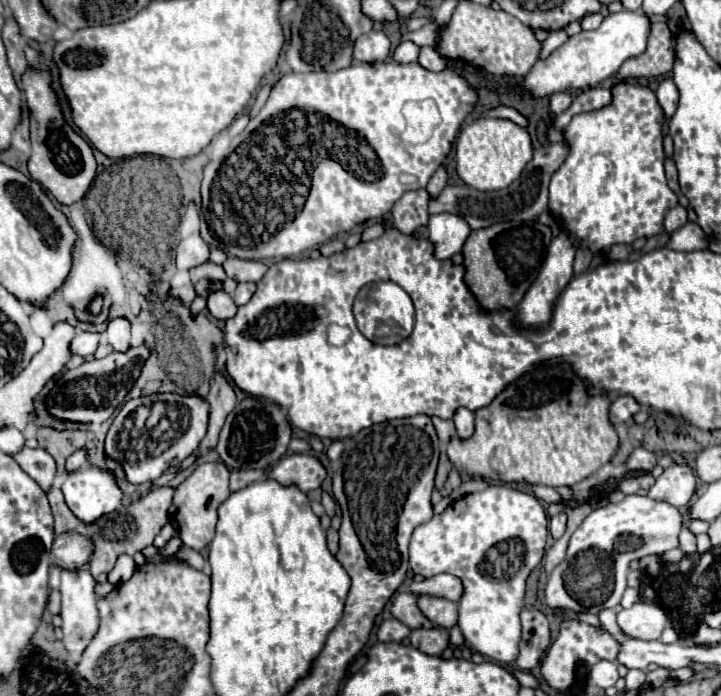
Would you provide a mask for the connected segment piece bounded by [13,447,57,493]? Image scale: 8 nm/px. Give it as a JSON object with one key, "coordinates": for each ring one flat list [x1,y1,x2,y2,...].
{"coordinates":[[23,449,21,453,13,455,15,461,21,465,21,469,37,481,37,485,47,493,53,487,53,479,57,473,55,459,43,451,43,449]]}

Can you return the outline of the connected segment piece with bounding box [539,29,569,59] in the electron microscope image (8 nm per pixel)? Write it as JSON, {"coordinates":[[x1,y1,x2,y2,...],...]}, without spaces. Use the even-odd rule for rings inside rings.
{"coordinates":[[564,29,550,32,547,39,542,43,540,59,546,59,557,46,563,45,568,39,568,35]]}

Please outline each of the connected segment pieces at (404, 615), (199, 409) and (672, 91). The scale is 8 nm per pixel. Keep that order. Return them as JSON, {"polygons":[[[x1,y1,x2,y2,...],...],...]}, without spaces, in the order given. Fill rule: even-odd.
{"polygons":[[[397,593,391,603,391,615,411,629,433,627,433,623,419,611,417,595,413,595,413,593]],[[155,393,131,399,117,413,107,439,105,453,119,461,131,483,155,481,165,469,185,461,201,443,207,431,209,403,199,395]],[[673,79,661,81,655,95,657,95,657,101,659,101,661,109,663,109,665,119,671,119,673,113,677,111,677,105,679,105,679,91,677,91]]]}

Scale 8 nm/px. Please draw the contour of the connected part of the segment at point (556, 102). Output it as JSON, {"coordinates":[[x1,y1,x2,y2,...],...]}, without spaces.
{"coordinates":[[555,93,551,95,551,111,555,115,561,115,573,101,573,95,571,93]]}

